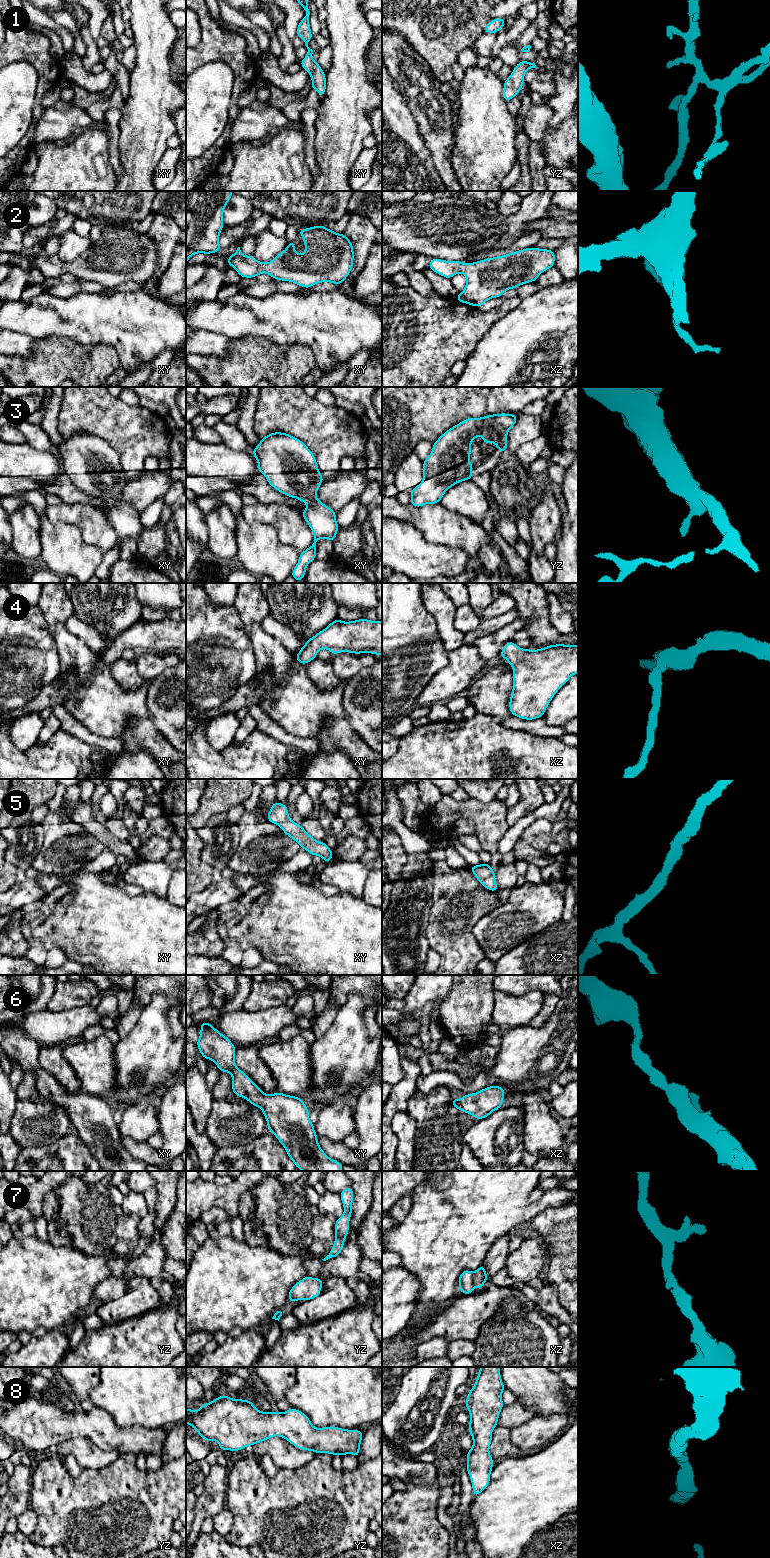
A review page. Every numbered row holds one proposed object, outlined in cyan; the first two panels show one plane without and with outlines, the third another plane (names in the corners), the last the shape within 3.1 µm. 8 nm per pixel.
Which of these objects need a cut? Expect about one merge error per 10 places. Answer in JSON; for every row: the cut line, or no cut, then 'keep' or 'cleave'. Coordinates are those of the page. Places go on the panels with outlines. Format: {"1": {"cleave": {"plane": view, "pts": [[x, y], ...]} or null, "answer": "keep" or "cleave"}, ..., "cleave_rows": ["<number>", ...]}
{"1": {"cleave": null, "answer": "keep"}, "2": {"cleave": null, "answer": "keep"}, "3": {"cleave": null, "answer": "keep"}, "4": {"cleave": null, "answer": "keep"}, "5": {"cleave": null, "answer": "keep"}, "6": {"cleave": null, "answer": "keep"}, "7": {"cleave": null, "answer": "keep"}, "8": {"cleave": null, "answer": "keep"}, "cleave_rows": []}

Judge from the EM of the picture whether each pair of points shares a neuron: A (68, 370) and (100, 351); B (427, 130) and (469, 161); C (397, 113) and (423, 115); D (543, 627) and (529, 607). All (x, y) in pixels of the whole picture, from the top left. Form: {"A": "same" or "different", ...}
{"A": "same", "B": "different", "C": "different", "D": "same"}

